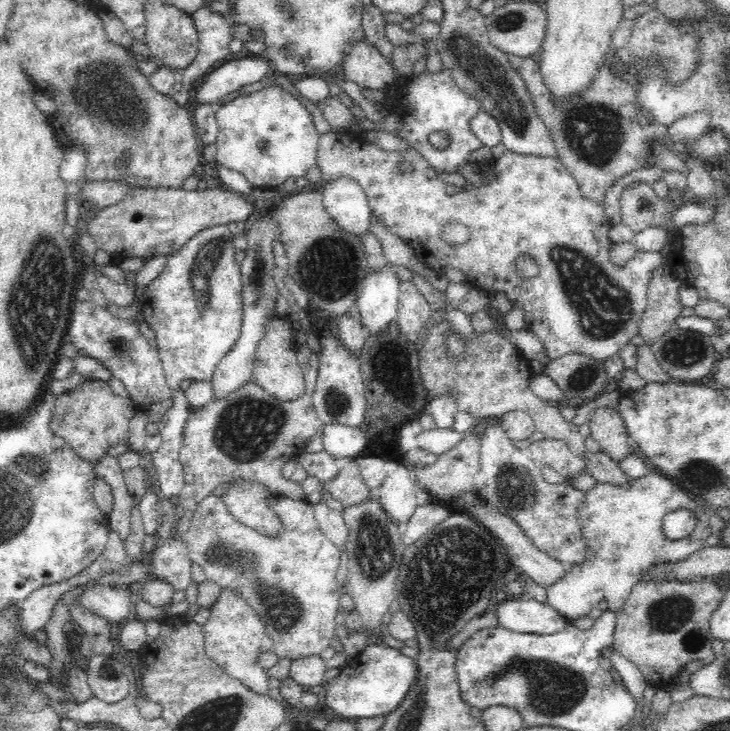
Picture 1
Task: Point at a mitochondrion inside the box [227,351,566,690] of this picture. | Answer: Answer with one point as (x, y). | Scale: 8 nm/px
(451, 572)

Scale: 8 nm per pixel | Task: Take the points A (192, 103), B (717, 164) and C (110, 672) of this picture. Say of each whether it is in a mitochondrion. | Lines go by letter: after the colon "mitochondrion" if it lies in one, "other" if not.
A: other
B: other
C: other

